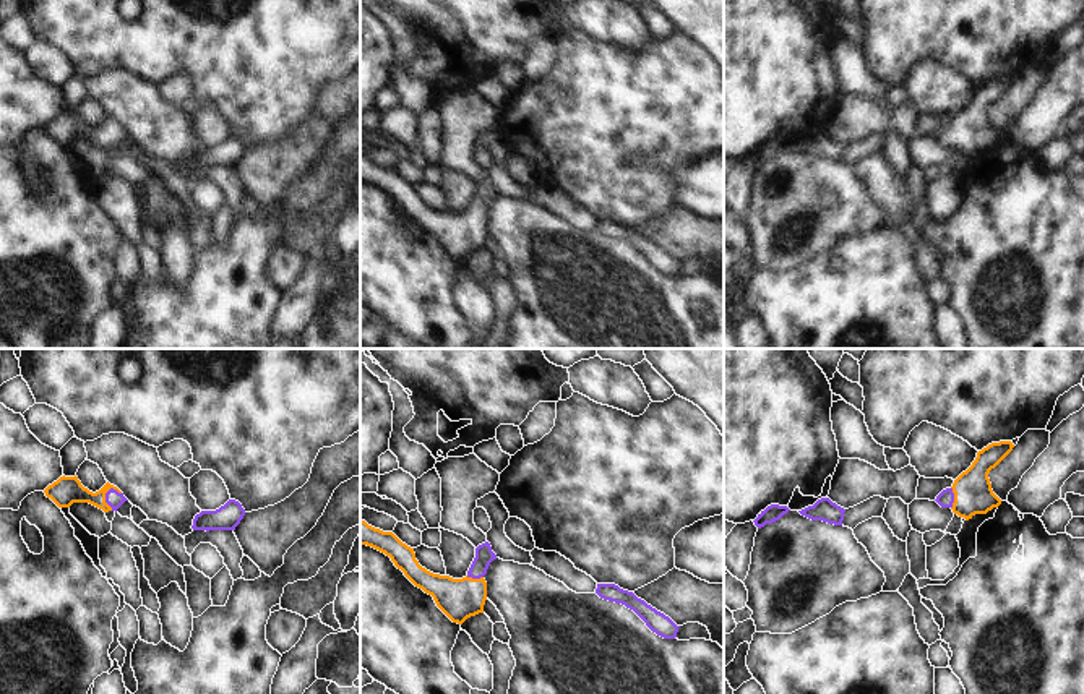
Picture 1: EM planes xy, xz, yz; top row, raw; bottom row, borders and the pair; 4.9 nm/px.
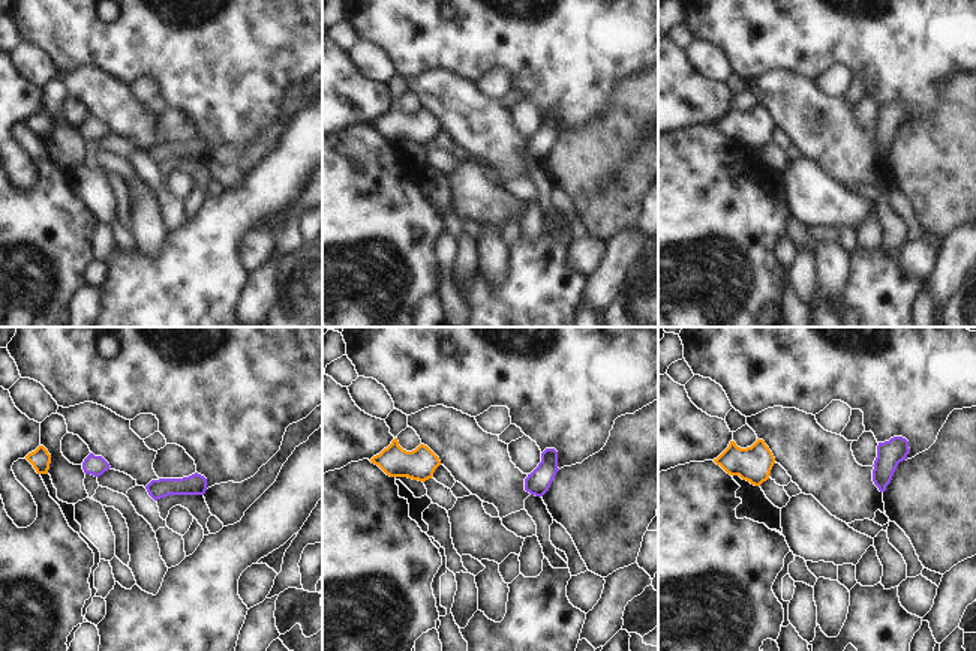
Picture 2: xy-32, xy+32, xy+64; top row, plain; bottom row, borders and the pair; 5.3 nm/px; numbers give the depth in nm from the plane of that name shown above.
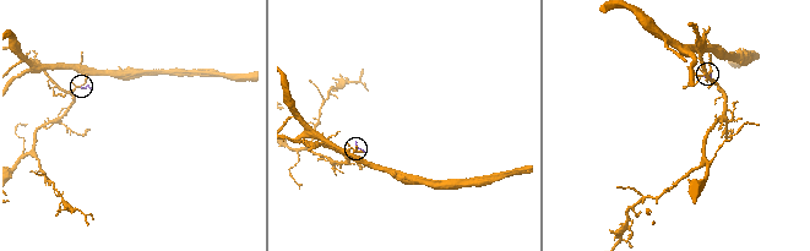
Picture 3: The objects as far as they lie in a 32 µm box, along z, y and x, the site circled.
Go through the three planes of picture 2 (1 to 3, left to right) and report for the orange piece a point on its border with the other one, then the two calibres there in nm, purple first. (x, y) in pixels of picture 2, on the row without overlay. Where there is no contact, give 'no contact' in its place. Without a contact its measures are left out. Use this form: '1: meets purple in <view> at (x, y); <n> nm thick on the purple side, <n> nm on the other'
1: no contact
2: no contact
3: no contact

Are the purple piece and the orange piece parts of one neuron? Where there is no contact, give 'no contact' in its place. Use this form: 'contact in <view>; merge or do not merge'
contact in xy; merge

